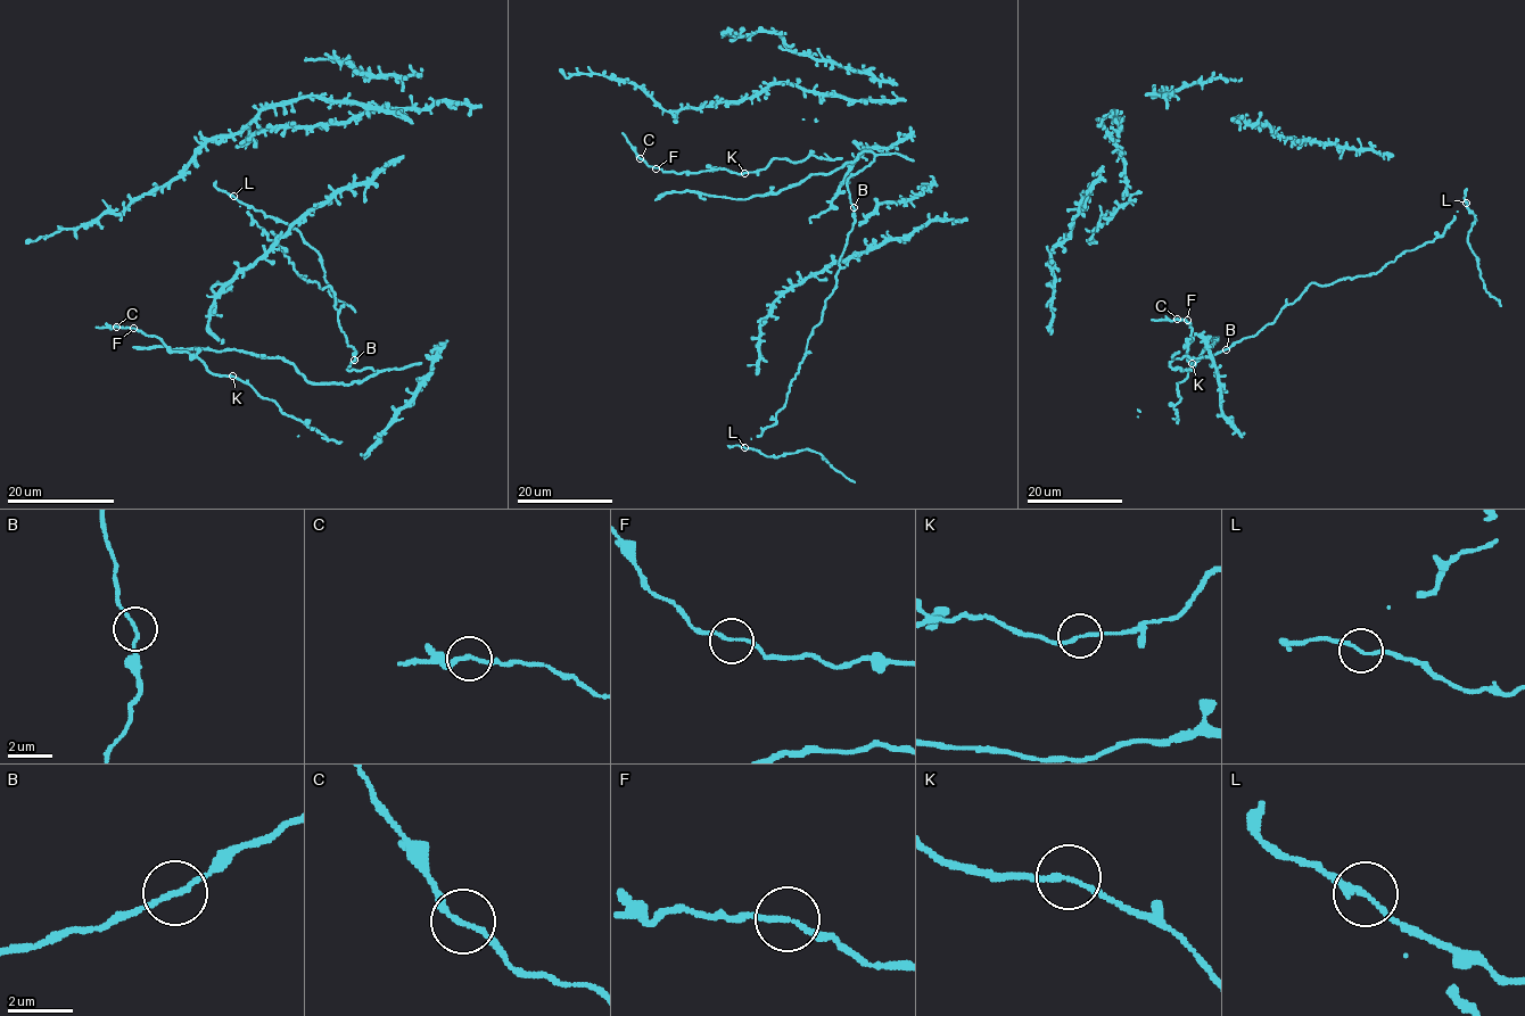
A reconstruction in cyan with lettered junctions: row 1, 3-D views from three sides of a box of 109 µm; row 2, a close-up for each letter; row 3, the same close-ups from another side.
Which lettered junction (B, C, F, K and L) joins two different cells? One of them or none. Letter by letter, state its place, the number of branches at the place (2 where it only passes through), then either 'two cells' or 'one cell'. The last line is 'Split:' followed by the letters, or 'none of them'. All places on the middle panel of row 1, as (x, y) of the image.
B: (854, 207) | 2 | one cell
C: (640, 158) | 2 | one cell
F: (656, 168) | 2 | one cell
K: (744, 173) | 2 | one cell
L: (744, 447) | 2 | two cells
Split: L

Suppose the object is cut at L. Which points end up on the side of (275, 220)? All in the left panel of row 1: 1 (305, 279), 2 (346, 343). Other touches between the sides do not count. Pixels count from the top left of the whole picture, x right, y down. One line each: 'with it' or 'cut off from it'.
1: cut off from it
2: cut off from it

